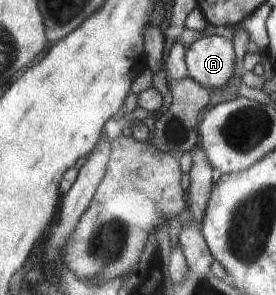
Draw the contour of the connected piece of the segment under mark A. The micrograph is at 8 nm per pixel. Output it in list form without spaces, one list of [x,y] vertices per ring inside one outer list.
[[[204,36],[187,50],[190,74],[211,90],[222,89],[236,74],[236,48],[224,36]]]

